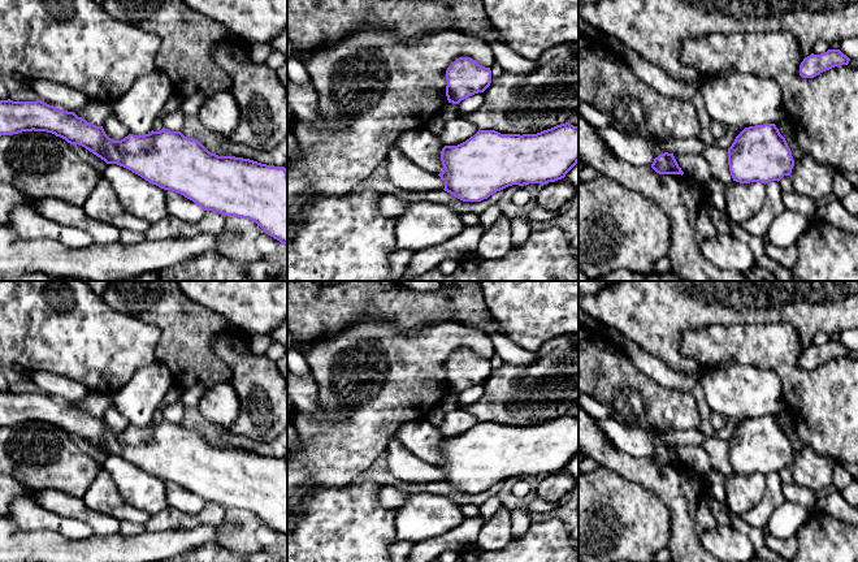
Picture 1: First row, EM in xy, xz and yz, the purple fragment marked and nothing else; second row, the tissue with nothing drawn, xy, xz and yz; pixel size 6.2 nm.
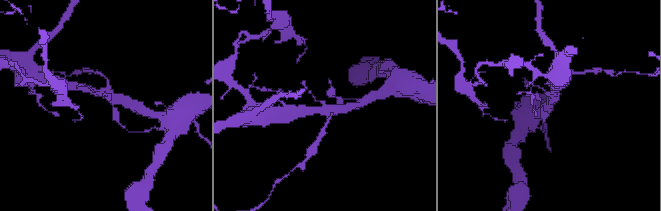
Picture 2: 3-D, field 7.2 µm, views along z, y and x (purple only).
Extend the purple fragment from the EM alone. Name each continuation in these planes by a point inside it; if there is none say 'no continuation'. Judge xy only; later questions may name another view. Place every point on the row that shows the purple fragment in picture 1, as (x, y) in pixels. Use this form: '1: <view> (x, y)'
no continuation

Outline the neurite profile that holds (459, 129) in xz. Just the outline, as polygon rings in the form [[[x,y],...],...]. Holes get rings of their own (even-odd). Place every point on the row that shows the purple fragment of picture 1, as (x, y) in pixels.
[[[456,116],[446,122],[438,138],[443,146],[458,146],[473,137],[477,131],[478,127],[473,122],[465,117]]]

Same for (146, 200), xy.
[[[108,164],[103,177],[116,190],[122,207],[134,216],[150,222],[170,216],[164,189],[117,164]]]

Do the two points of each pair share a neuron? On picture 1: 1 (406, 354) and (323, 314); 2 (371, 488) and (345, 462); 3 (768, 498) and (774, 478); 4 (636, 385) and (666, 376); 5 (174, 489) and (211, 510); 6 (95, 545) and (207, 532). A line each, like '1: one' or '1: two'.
1: two
2: two
3: one
4: two
5: two
6: one

